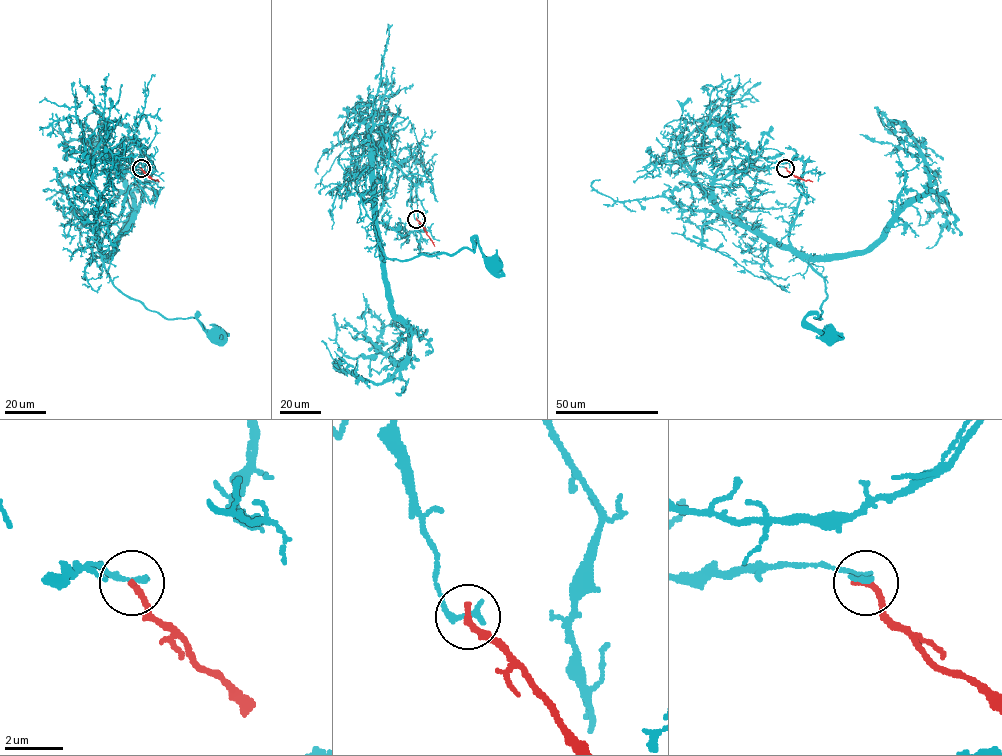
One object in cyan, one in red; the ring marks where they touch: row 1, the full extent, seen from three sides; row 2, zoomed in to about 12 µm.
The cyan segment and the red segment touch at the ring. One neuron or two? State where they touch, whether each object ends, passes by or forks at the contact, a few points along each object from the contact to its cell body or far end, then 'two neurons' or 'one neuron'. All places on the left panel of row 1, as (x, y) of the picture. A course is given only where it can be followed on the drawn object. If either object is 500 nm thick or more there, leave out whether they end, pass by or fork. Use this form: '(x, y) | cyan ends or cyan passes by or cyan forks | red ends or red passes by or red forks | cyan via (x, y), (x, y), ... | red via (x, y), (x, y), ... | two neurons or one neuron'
(141, 168) | cyan ends | red ends | cyan via (141, 167), (118, 175), (99, 197), (103, 267), (117, 289), (146, 309), (167, 319), (200, 314), (217, 339) | red via (141, 167), (159, 181) | two neurons

